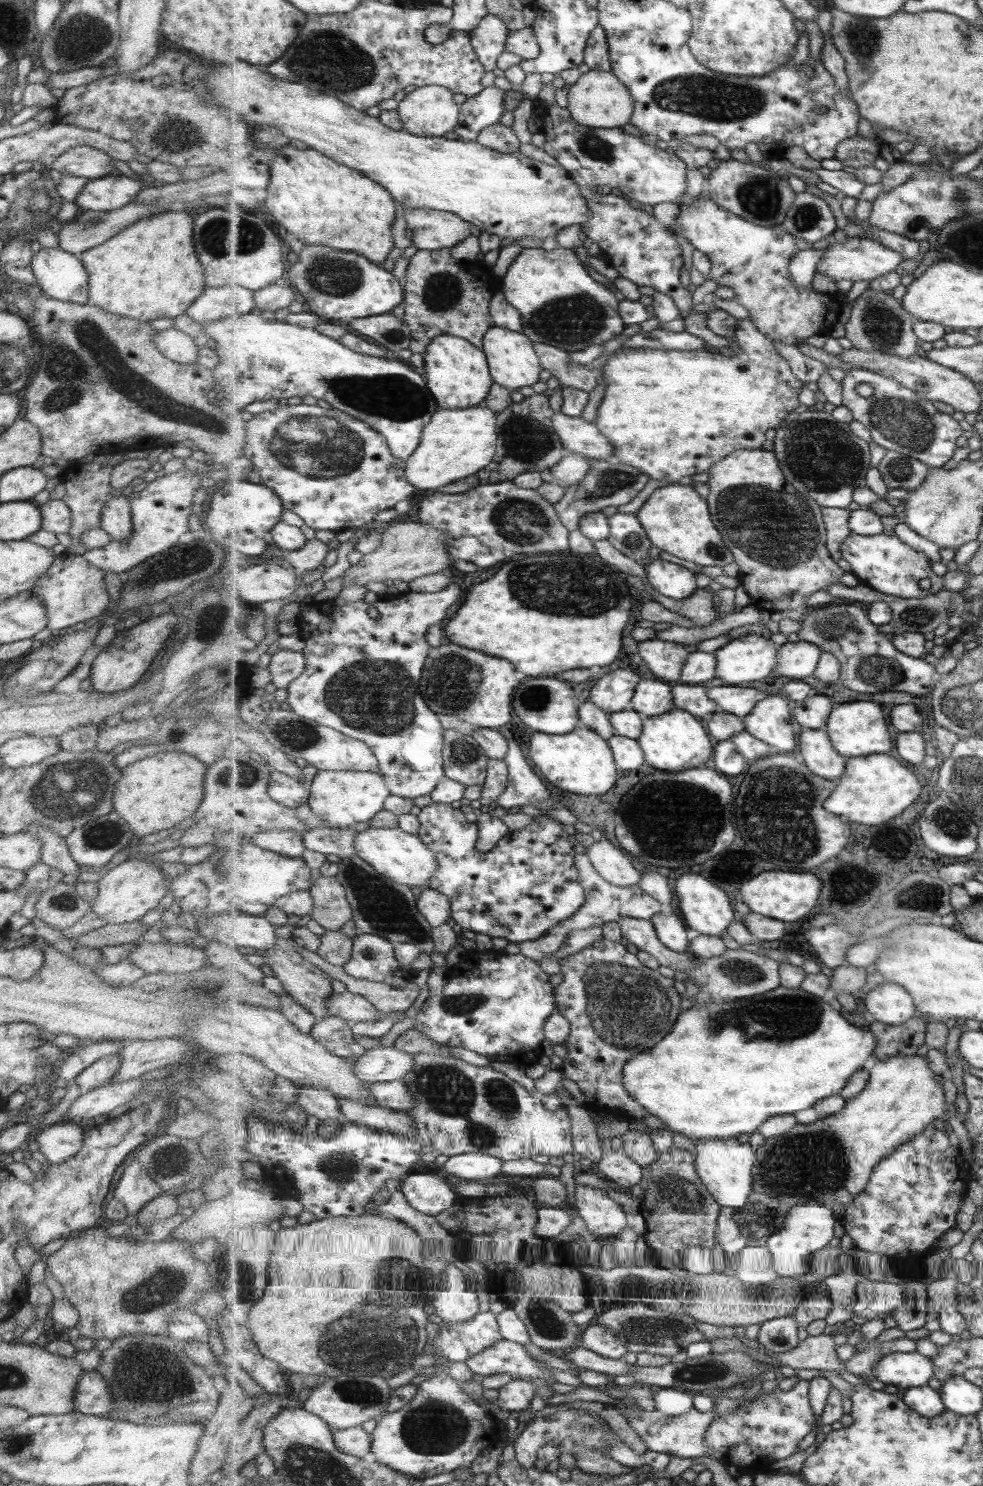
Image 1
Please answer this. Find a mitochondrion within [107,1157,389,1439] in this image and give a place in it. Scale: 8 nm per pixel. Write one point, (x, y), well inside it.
(138, 1371)

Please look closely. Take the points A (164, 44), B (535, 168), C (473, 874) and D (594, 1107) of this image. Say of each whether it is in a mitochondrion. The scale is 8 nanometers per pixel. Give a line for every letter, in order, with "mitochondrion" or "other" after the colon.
A: other
B: other
C: other
D: other

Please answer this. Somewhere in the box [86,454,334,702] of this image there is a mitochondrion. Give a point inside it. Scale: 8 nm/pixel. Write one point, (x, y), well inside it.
(172, 565)

